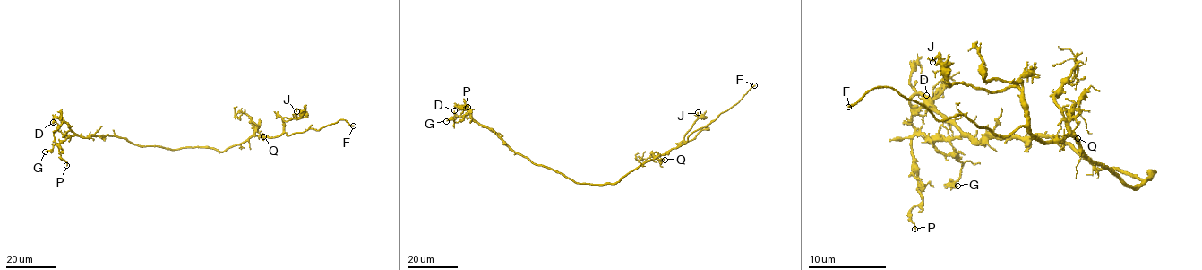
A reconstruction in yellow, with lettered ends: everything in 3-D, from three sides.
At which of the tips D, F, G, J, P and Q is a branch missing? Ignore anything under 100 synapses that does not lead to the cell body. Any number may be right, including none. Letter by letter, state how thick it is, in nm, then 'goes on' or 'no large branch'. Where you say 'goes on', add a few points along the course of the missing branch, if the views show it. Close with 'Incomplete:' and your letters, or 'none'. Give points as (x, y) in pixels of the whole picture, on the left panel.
D: calibre 180 nm; no large branch
F: calibre 190 nm; goes on; course (353, 126), (369, 122), (387, 130)
G: calibre 130 nm; no large branch
J: calibre 110 nm; no large branch
P: calibre 150 nm; no large branch
Q: calibre 100 nm; no large branch
Incomplete: F

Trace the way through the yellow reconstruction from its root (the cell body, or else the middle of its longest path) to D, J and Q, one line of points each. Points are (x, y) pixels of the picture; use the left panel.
D: (188, 147), (169, 150), (141, 146), (116, 136), (82, 137), (77, 135), (62, 118), (55, 117), (53, 122)
J: (188, 147), (224, 152), (253, 135), (276, 136), (283, 132), (282, 119), (300, 117), (301, 111), (296, 111)
Q: (188, 147), (214, 147), (224, 152), (246, 140), (256, 130), (263, 136)

